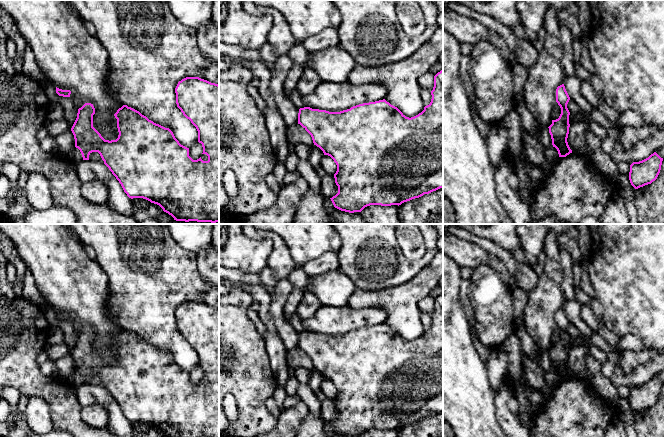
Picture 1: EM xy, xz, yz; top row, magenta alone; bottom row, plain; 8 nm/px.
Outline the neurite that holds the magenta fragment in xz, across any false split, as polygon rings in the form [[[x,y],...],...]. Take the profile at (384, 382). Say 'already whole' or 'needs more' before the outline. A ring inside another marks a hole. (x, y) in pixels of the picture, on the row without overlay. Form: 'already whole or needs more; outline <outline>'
already whole; outline [[[443,294],[434,300],[431,319],[430,328],[411,342],[385,323],[340,336],[299,333],[298,348],[337,389],[338,417],[330,422],[335,432],[354,437],[370,429],[399,430],[443,412]]]

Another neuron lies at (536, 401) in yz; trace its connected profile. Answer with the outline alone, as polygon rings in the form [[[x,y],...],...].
[[[530,394],[528,401],[530,414],[535,415],[543,412],[545,399],[541,394]]]

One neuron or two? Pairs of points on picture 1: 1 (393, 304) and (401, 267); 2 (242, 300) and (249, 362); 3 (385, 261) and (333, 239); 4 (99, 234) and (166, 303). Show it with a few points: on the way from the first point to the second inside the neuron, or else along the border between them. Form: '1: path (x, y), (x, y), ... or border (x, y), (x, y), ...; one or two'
1: border (417, 273), (402, 284), (374, 290); two
2: border (229, 304), (245, 309); two
3: border (339, 234), (341, 246), (337, 253); two
4: path (117, 252), (119, 260), (148, 285); one

